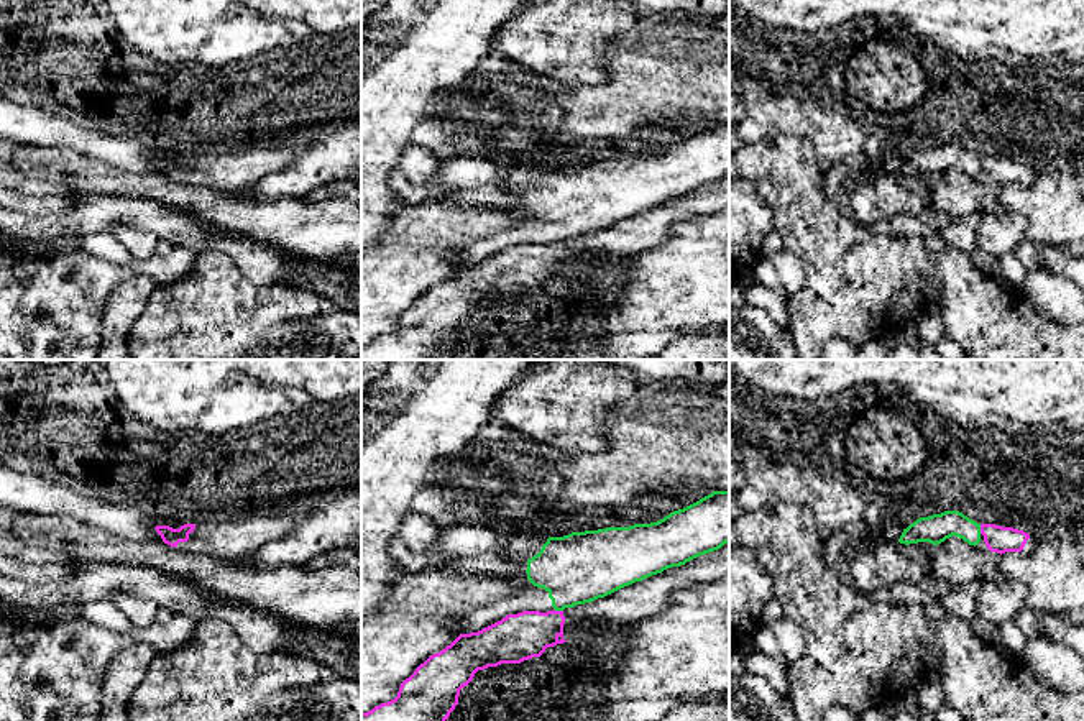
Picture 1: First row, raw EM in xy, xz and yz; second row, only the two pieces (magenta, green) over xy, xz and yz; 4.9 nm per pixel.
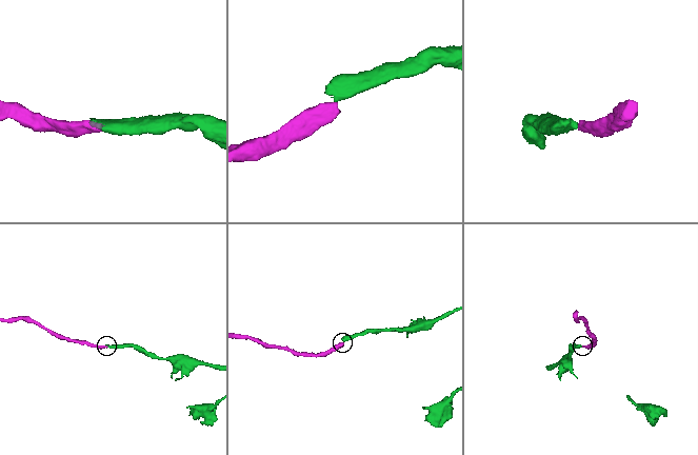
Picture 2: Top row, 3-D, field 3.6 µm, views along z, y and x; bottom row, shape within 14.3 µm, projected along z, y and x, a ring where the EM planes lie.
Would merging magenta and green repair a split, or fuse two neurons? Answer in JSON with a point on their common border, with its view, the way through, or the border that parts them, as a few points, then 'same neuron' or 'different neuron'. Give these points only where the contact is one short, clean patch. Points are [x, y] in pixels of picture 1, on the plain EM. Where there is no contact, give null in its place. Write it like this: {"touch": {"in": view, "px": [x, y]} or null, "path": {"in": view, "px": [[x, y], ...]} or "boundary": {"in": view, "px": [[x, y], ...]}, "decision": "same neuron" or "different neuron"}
{"touch": {"in": "xz", "px": [559, 243]}, "boundary": {"in": "xz", "px": [[554, 240], [562, 243]]}, "decision": "different neuron"}

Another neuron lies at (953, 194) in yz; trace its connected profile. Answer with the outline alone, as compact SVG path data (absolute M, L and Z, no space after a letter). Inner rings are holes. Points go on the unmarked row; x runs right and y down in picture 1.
M953 168L935 177L930 204L939 212L943 220L953 220L969 214L1007 215L1008 210L999 200L1000 186L979 184L962 171Z

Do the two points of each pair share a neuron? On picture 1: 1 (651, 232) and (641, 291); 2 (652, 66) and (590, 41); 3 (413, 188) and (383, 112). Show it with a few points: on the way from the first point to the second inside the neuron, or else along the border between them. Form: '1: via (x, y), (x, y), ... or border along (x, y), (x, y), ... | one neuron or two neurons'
1: border along (675, 224), (664, 242), (641, 248), (628, 258) | two neurons
2: border along (636, 22), (608, 50), (608, 78), (593, 84) | two neurons
3: border along (411, 145), (391, 174), (391, 189), (395, 192) | two neurons

